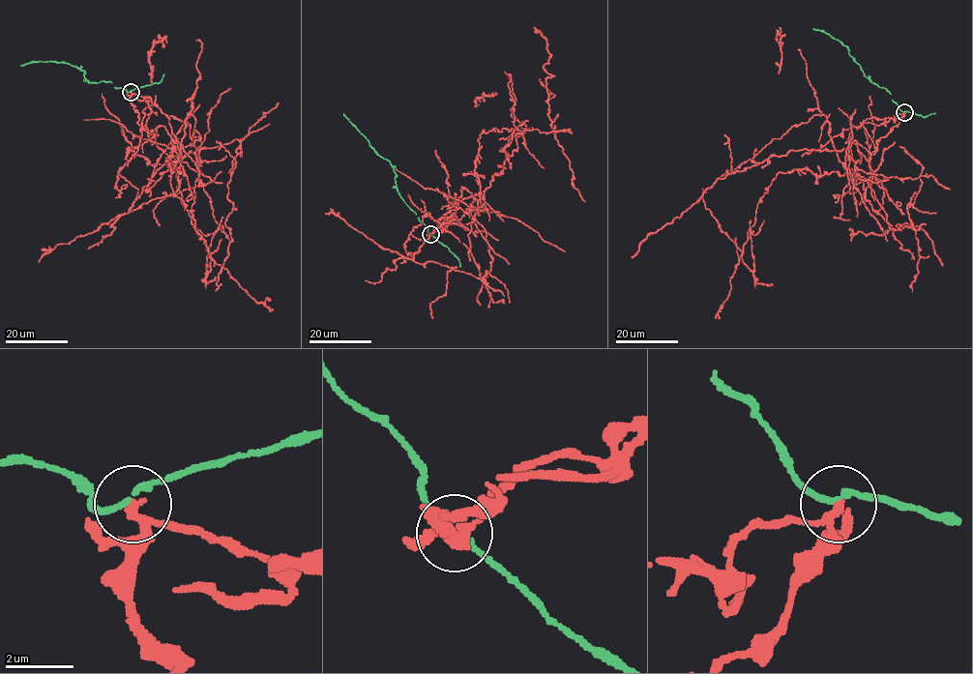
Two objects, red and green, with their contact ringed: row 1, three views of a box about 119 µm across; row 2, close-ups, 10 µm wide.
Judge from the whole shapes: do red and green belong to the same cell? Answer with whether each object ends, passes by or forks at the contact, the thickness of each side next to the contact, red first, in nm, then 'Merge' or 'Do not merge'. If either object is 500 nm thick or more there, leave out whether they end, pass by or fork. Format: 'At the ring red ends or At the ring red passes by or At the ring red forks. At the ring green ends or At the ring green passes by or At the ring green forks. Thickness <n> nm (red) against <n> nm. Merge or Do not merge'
At the ring red passes by. At the ring green passes by. Thickness 200 nm (red) against 140 nm. Do not merge

